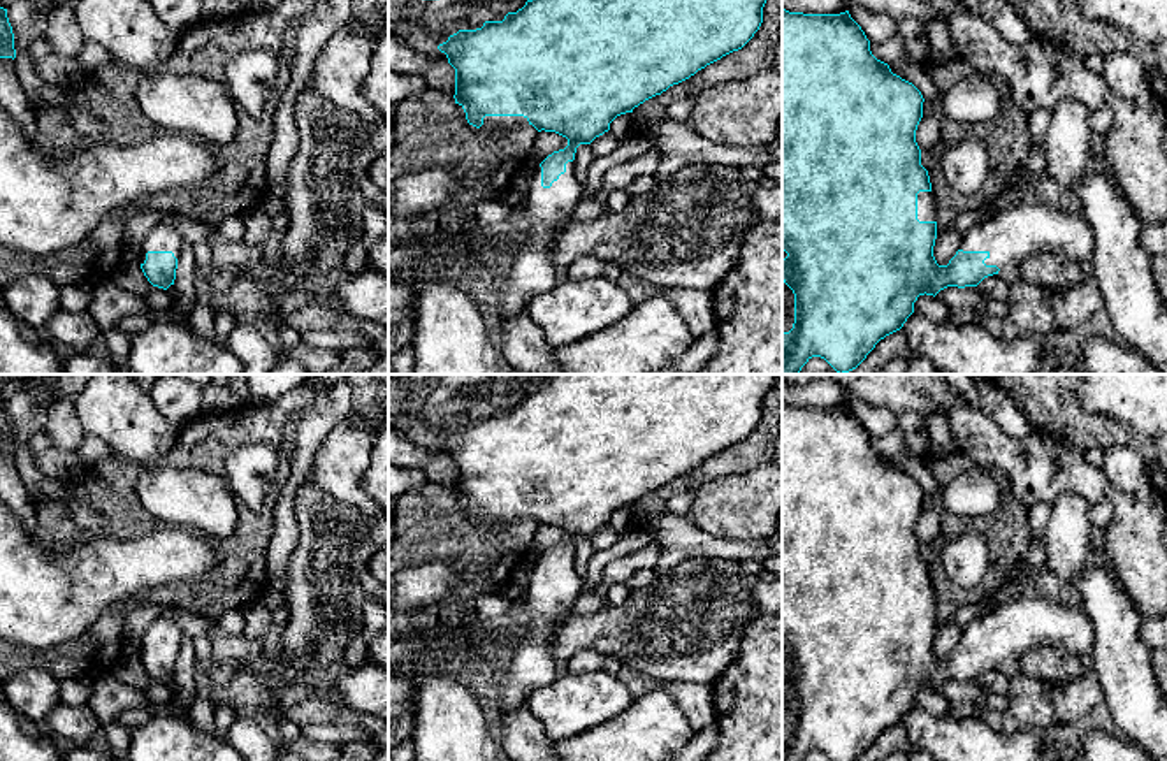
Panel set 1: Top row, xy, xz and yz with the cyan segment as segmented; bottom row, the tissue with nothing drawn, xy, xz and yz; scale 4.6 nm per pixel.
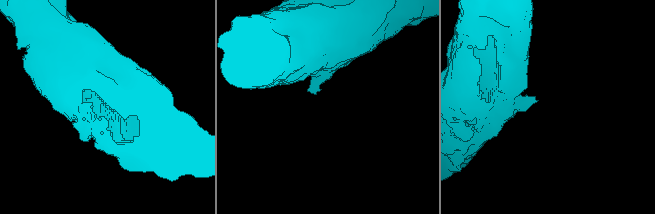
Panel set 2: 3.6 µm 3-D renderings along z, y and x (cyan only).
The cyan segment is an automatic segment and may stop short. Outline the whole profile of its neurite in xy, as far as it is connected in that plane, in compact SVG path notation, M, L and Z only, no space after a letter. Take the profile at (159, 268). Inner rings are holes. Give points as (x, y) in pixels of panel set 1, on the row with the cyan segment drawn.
M174 225L155 227L141 246L139 265L153 286L174 285L183 237Z

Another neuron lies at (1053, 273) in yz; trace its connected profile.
M1042 253L1019 262L1019 278L1051 294L1079 285L1084 276L1081 265L1063 255Z

